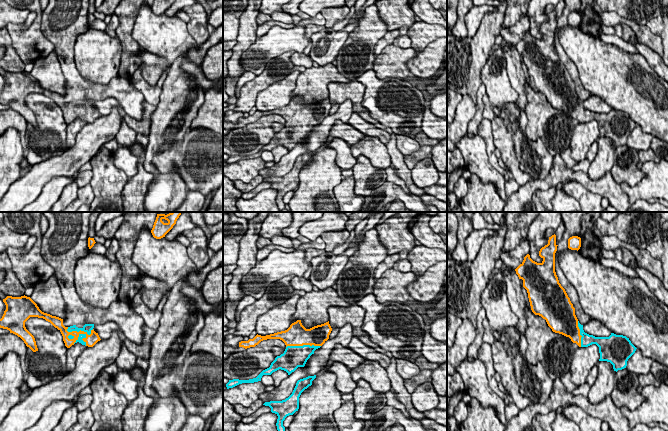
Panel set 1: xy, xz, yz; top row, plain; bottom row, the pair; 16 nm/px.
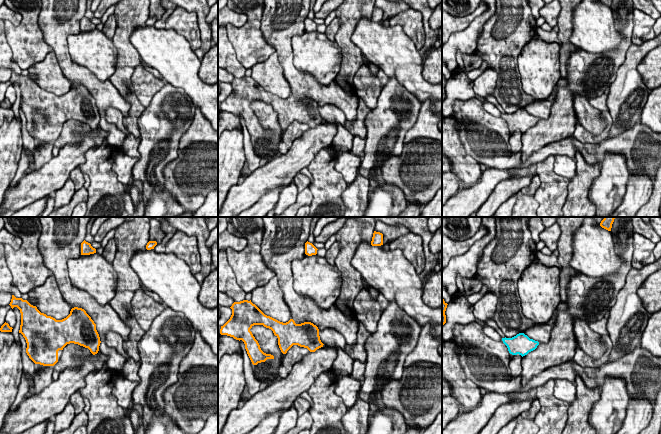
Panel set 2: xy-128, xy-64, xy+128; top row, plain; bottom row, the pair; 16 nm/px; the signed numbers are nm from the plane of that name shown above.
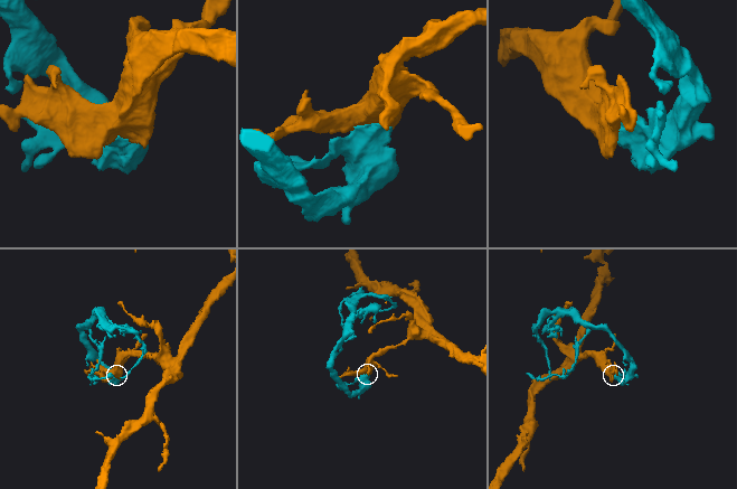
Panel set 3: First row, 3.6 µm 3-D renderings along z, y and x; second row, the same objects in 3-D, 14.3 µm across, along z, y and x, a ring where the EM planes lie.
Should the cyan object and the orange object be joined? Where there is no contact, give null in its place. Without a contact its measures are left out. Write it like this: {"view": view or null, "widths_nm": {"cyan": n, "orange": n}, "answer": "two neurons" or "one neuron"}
{"view": "xy", "widths_nm": {"cyan": 130, "orange": 180}, "answer": "one neuron"}

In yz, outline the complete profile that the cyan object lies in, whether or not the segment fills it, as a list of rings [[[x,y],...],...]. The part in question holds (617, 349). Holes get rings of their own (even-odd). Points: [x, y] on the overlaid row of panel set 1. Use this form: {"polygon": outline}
{"polygon": [[[554,234],[539,251],[543,259],[541,263],[533,261],[527,254],[515,269],[527,290],[532,312],[545,319],[553,332],[569,337],[579,347],[596,344],[599,347],[599,361],[610,362],[614,371],[626,368],[628,359],[637,348],[623,335],[611,333],[609,337],[595,337],[584,332],[583,325],[575,315],[575,308],[555,272],[557,246]]]}

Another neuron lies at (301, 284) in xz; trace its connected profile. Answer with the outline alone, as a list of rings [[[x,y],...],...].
[[[297,276],[293,277],[290,281],[290,285],[293,287],[294,290],[311,292],[313,291],[313,285],[309,279],[299,278]]]

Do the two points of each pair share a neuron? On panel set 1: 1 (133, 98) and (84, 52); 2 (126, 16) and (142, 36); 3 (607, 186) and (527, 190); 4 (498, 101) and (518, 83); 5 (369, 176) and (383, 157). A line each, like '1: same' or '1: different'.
1: different
2: different
3: same
4: different
5: different

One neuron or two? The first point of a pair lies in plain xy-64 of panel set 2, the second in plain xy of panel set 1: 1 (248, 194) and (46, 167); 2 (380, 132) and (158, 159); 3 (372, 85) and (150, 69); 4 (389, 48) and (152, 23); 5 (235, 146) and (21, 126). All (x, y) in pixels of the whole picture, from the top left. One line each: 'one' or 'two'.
1: one
2: two
3: two
4: one
5: two

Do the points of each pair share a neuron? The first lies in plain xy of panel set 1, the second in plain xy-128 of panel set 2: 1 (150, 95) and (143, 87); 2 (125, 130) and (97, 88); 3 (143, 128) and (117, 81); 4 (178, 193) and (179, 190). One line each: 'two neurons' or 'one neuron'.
1: one neuron
2: one neuron
3: one neuron
4: two neurons

